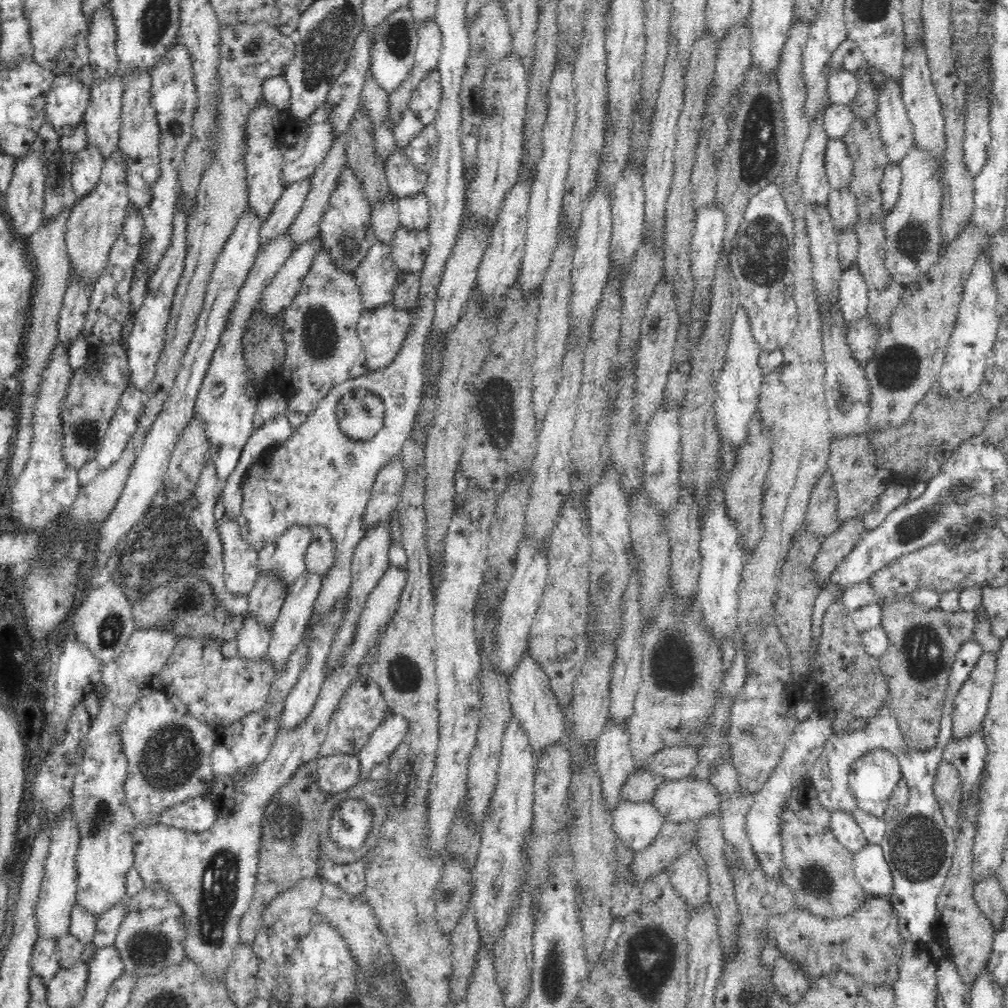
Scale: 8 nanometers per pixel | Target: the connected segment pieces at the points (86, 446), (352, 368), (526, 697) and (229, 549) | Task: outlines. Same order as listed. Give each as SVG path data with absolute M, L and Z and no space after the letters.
M124 343L98 346L98 350L86 358L86 364L74 372L61 409L62 453L70 467L78 470L98 454L128 380L130 370Z
M322 244L315 252L298 294L281 316L286 356L282 394L290 411L308 414L318 408L333 386L370 373L357 333L363 310L356 277L344 269L336 268L328 249Z
M528 648L515 666L514 672L509 678L509 685L509 702L511 703L512 714L518 719L518 723L522 725L524 732L528 733L528 740L532 745L532 754L534 755L533 760L536 762L541 752L550 744L563 741L565 716L550 688L550 678L544 673L544 669L538 665L538 661L528 653Z
M228 515L215 520L224 554L224 581L226 589L233 596L249 596L258 581L258 556L240 535L240 523Z

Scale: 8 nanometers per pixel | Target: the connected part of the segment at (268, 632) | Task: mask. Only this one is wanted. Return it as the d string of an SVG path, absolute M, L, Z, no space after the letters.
M247 613L244 616L244 625L237 637L238 657L248 660L264 658L267 656L273 628L262 625Z

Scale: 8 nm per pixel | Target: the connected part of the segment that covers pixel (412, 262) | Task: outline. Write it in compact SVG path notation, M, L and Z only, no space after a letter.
M401 225L389 242L396 268L405 273L420 274L429 244L427 230L409 230Z

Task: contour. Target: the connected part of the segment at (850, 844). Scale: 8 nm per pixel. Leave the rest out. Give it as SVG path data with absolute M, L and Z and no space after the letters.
M830 811L830 828L836 839L850 852L855 853L868 846L868 841L850 812Z

